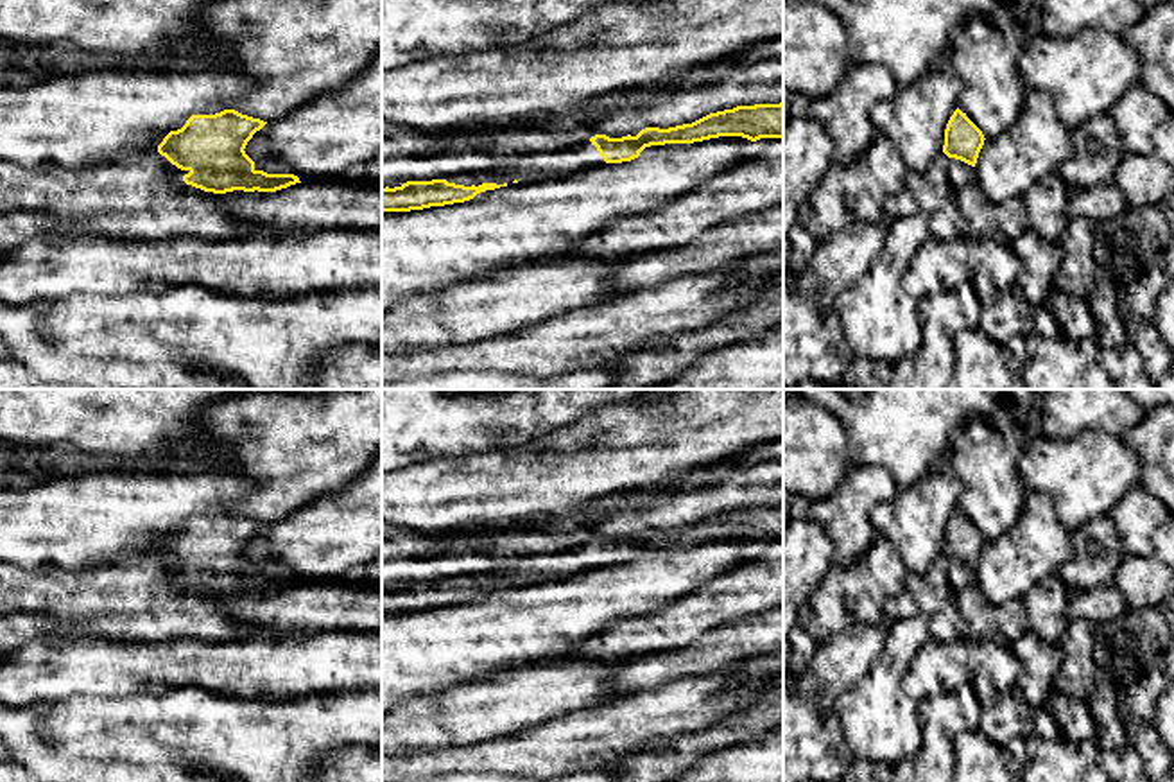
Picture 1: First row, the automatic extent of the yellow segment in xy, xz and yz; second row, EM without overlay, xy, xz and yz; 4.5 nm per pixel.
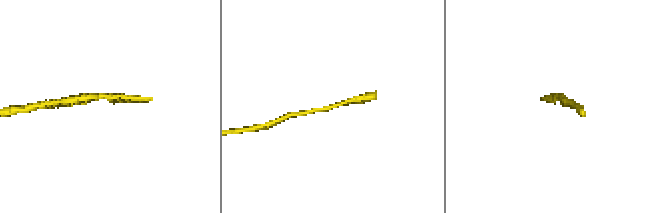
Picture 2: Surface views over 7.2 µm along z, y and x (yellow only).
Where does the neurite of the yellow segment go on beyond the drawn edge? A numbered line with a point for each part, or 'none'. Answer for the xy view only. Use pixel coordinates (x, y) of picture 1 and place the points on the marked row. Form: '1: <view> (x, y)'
none

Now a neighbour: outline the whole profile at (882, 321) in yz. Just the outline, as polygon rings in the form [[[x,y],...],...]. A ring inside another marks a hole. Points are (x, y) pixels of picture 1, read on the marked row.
[[[923,212],[889,221],[880,251],[833,301],[855,357],[896,364],[918,352],[923,323],[918,300],[903,291],[902,278],[928,237]]]

